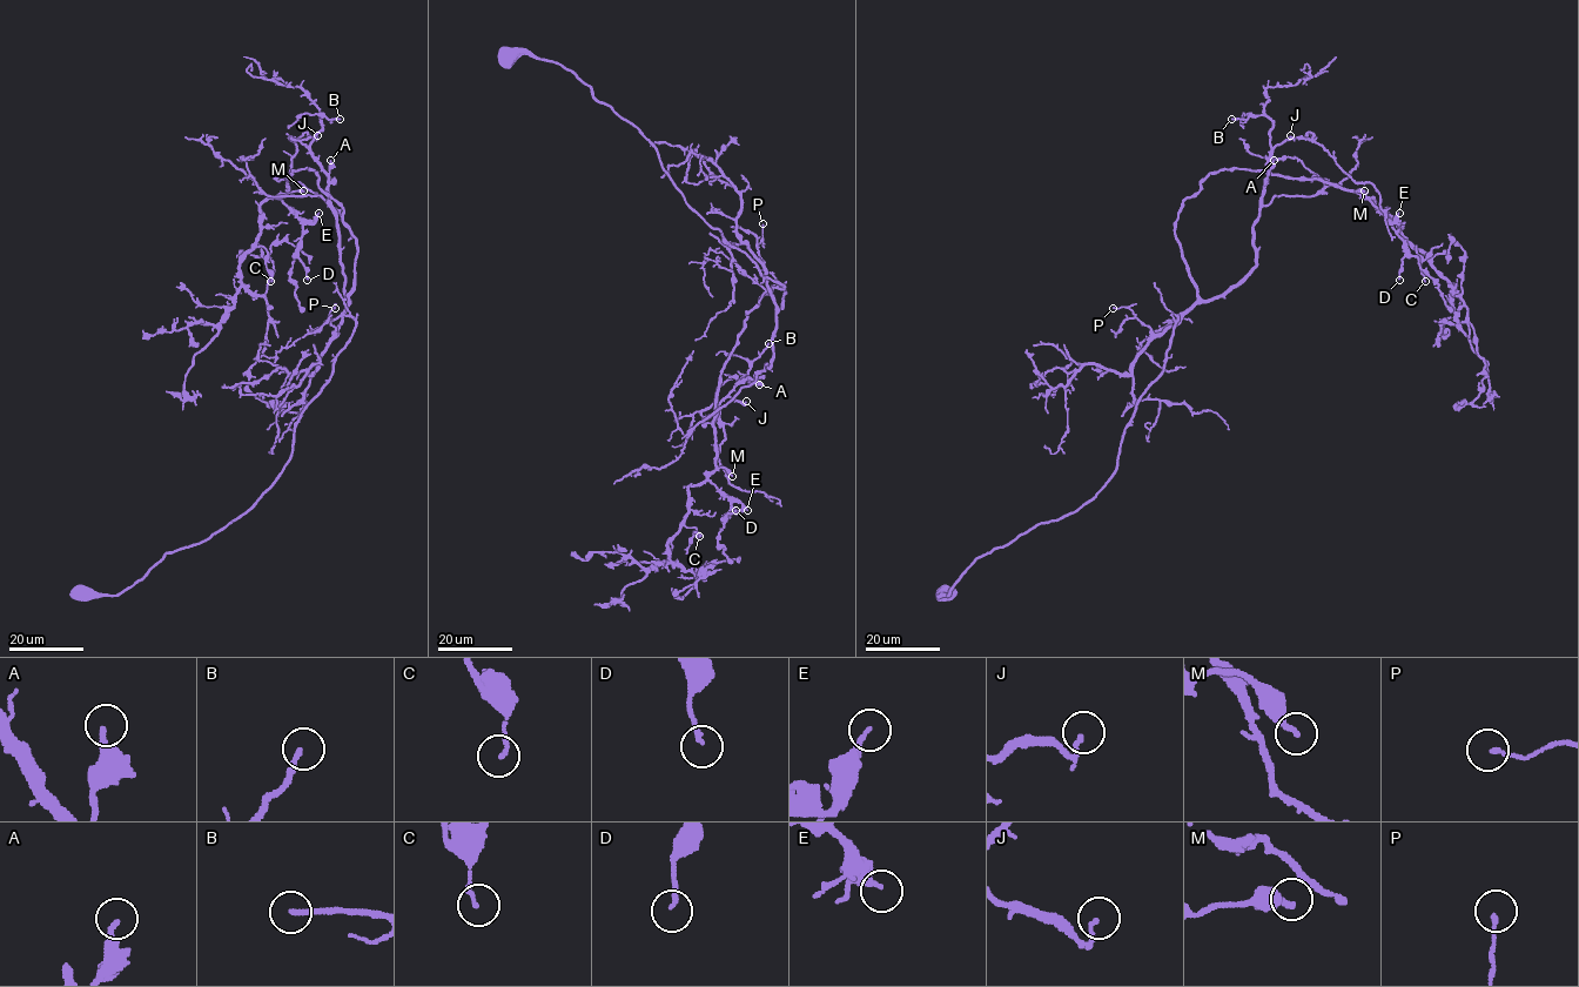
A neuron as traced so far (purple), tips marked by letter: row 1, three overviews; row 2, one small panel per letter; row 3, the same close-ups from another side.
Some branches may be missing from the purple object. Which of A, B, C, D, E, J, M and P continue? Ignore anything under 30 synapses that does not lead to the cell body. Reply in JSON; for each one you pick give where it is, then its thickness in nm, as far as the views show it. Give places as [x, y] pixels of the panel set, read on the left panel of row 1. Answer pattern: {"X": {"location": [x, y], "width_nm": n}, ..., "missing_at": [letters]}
{"missing_at": []}

